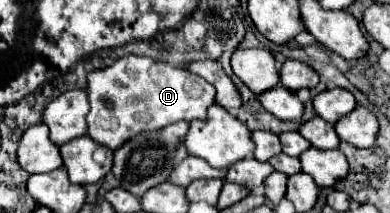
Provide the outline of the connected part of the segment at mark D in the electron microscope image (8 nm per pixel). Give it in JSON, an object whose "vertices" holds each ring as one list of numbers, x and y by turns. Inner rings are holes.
{"vertices":[[127,55,111,67,89,73,87,95,91,103,87,113,89,137,113,151,141,131,157,131,183,119,203,119,207,109,215,103,213,85,205,79,193,75,185,67,159,63,139,55]]}

